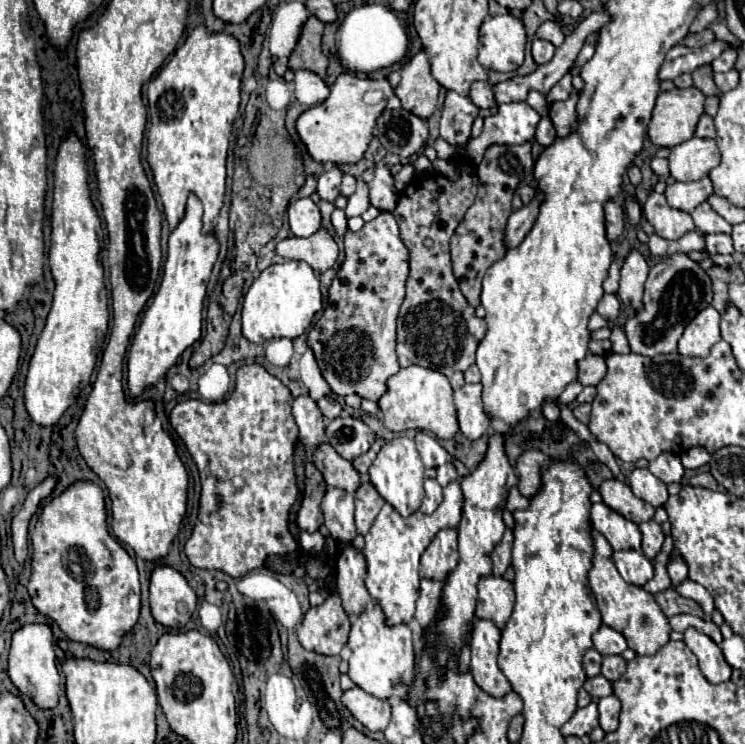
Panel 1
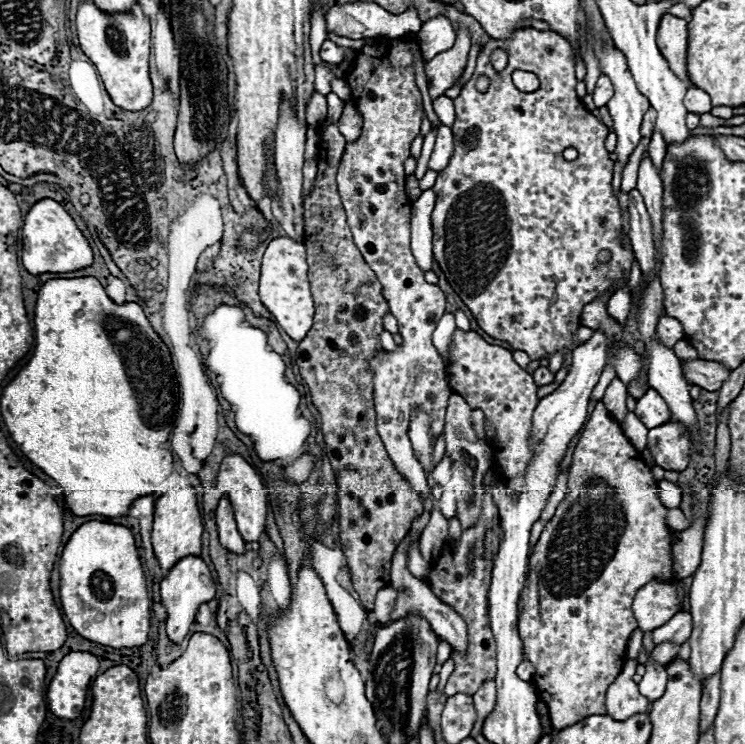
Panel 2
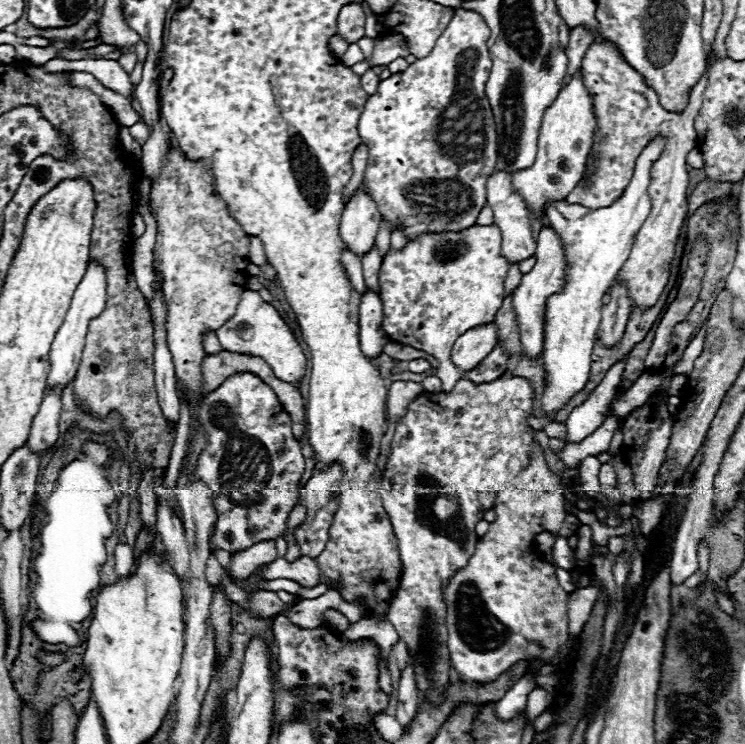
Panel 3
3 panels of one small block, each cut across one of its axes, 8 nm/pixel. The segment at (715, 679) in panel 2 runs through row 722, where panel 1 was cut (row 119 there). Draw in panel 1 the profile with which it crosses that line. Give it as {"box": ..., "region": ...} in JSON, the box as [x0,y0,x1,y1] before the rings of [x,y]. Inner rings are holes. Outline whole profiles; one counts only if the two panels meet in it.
{"box":[696,114,716,138],"region":[[[706,114],[700,116],[700,122],[696,126],[696,136],[698,138],[714,138],[716,136],[716,132],[714,132],[714,120],[710,116],[706,116]]]}

